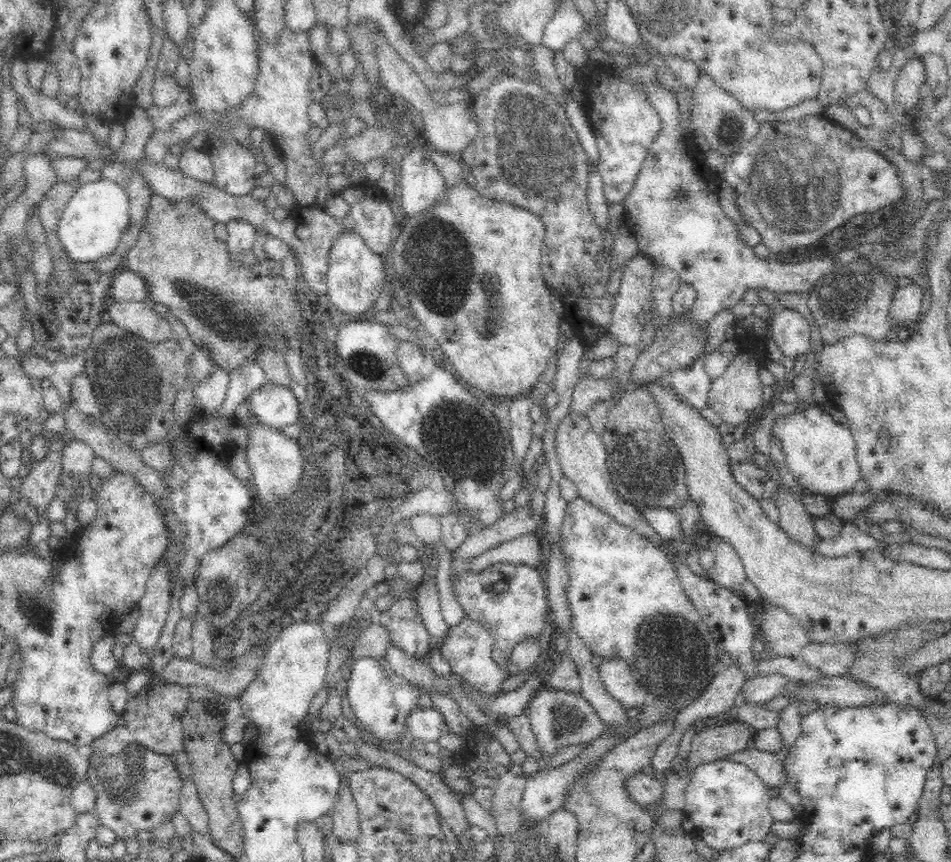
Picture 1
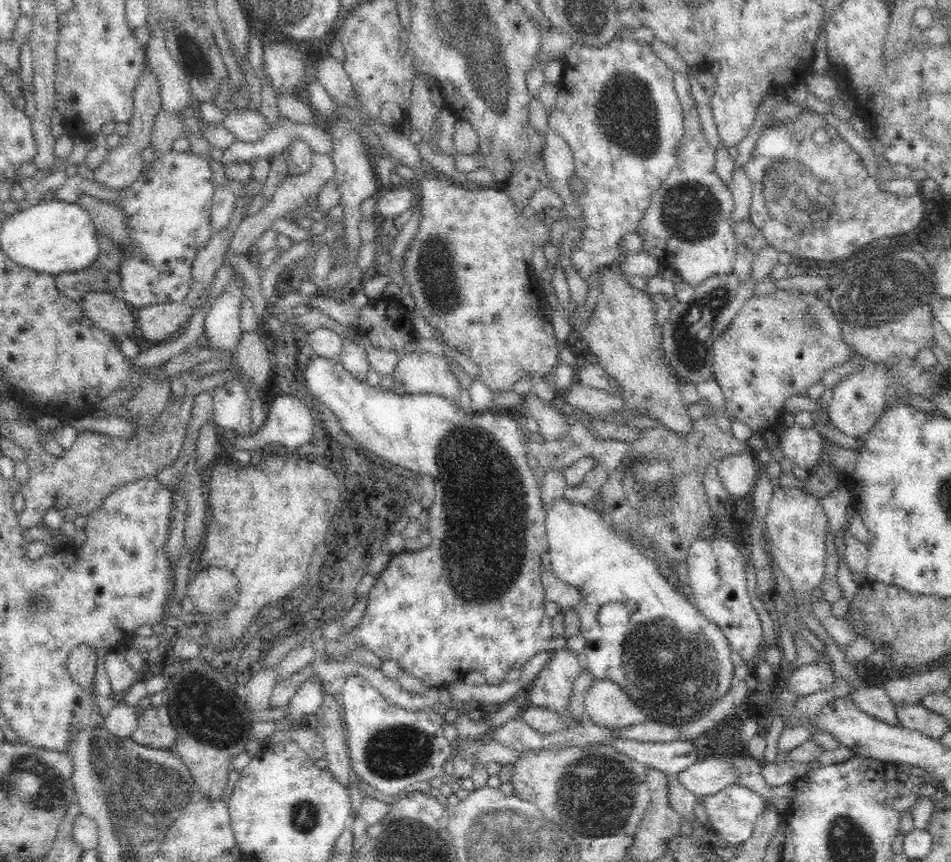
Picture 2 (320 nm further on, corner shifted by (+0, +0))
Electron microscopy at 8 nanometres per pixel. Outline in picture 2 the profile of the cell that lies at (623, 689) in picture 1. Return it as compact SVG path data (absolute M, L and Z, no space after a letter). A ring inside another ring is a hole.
M596 679L588 689L585 709L592 724L610 730L637 727L645 721L645 714L611 680Z

